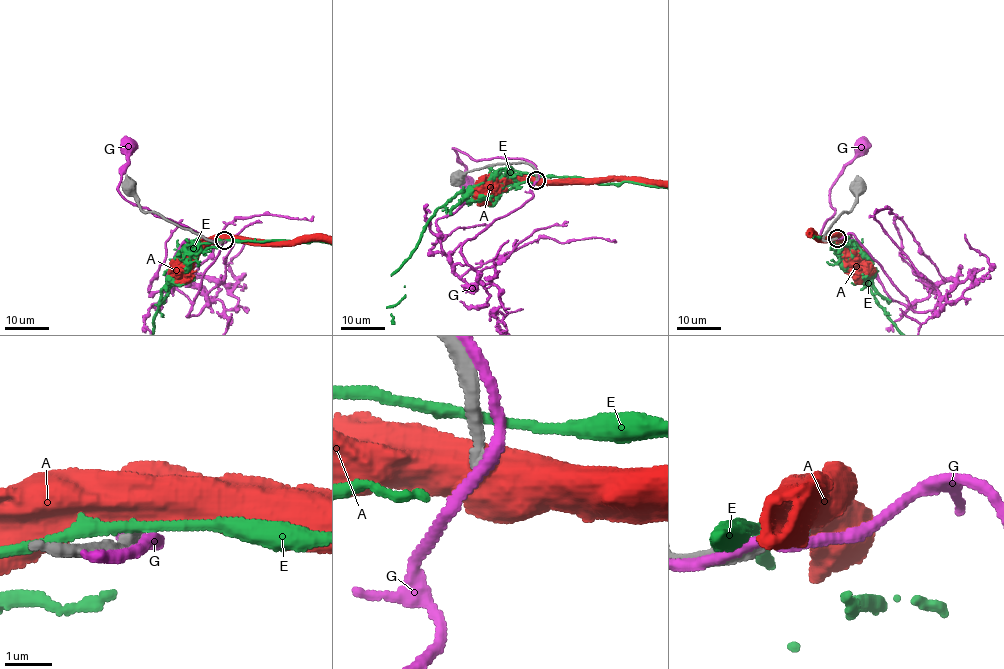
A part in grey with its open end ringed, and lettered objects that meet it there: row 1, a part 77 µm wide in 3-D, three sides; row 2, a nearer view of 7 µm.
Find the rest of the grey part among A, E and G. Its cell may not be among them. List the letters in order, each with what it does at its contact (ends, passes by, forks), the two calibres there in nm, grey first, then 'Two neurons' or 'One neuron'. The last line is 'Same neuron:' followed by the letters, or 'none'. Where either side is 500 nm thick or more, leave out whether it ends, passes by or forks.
A: Thickness 240 nm (grey) against 800 nm. Two neurons
E: It passes by. Thickness 360 nm (grey) against 220 nm. Two neurons
G: It passes by. Thickness 260 nm (grey) against 240 nm. Two neurons
Same neuron: none

